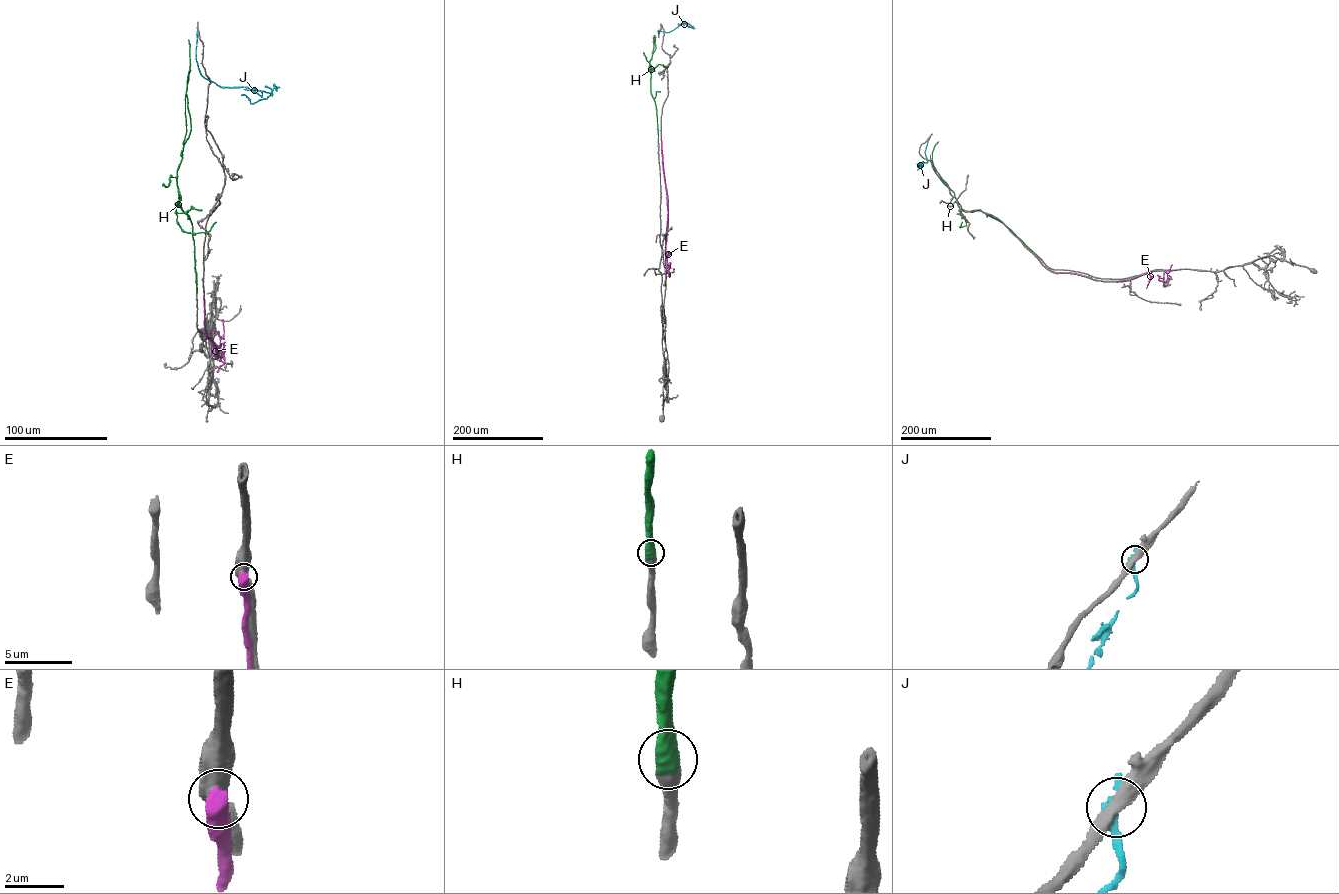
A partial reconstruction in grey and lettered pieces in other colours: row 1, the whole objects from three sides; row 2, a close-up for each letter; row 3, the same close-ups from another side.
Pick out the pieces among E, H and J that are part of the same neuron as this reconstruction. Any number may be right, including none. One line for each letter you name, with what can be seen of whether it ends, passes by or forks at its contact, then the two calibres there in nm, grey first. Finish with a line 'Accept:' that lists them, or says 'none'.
H: it ends; calibres 650 and 700 nm
Accept: H

